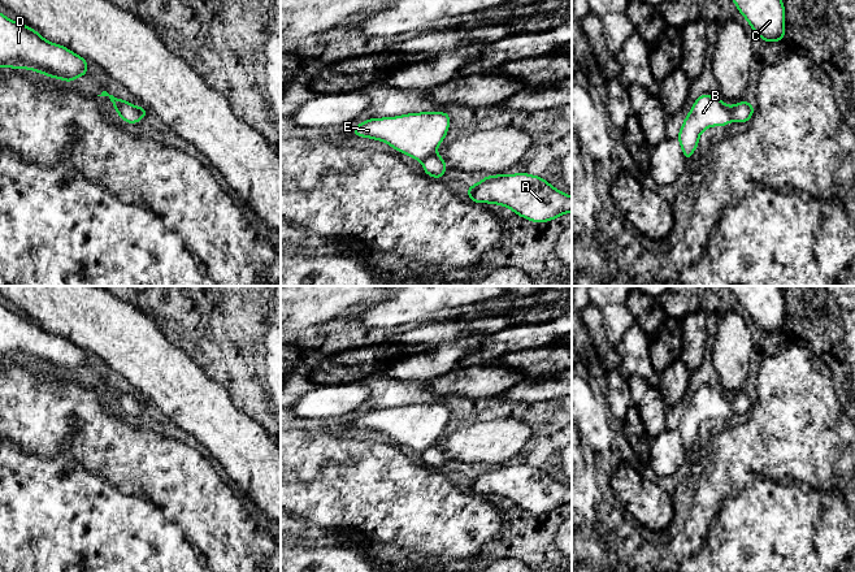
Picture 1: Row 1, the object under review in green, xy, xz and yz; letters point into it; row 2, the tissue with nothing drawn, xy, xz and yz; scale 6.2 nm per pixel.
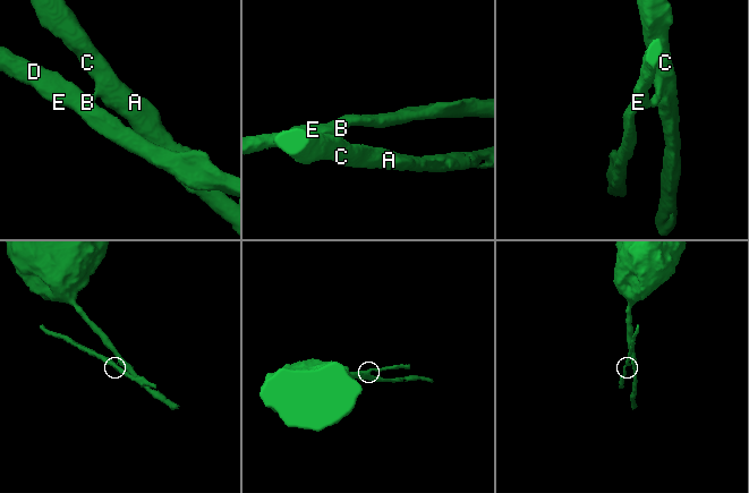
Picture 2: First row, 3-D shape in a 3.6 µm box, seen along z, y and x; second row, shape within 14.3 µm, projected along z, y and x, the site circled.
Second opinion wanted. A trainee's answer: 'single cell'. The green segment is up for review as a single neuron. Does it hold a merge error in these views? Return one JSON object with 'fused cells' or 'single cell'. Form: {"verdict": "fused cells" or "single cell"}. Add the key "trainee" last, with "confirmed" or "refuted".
{"verdict": "fused cells", "trainee": "refuted"}

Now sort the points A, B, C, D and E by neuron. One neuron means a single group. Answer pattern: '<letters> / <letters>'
A C / B D E

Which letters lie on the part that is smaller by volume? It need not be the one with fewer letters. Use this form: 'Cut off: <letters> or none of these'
Cut off: B, D, E

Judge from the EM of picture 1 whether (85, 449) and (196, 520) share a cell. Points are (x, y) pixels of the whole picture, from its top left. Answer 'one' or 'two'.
one

